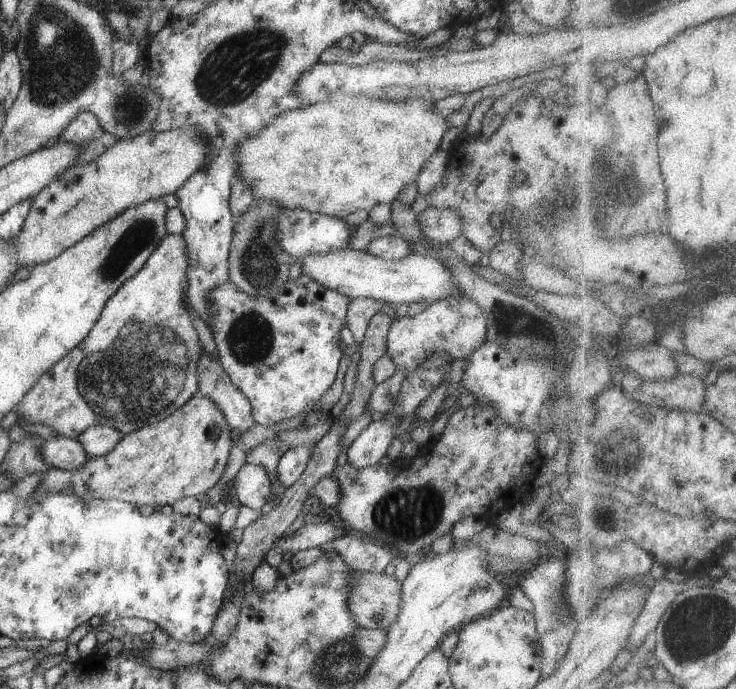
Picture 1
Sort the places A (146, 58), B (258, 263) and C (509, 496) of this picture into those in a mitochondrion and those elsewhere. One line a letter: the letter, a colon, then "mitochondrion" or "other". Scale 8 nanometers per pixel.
A: other
B: mitochondrion
C: other

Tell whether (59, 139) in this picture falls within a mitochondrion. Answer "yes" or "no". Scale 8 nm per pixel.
no

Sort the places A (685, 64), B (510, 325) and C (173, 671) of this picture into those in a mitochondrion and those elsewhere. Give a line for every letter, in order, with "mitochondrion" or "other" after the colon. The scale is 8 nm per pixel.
A: other
B: mitochondrion
C: other

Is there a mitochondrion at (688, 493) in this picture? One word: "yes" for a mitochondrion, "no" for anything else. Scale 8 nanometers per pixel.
no

